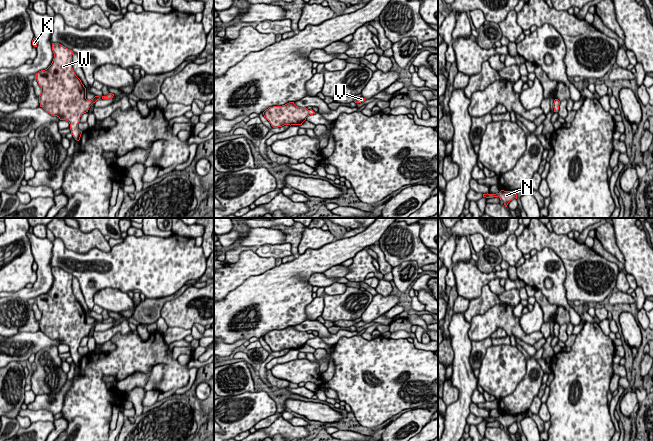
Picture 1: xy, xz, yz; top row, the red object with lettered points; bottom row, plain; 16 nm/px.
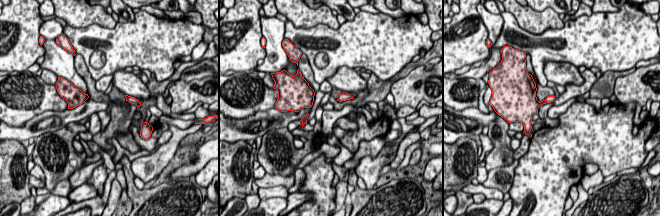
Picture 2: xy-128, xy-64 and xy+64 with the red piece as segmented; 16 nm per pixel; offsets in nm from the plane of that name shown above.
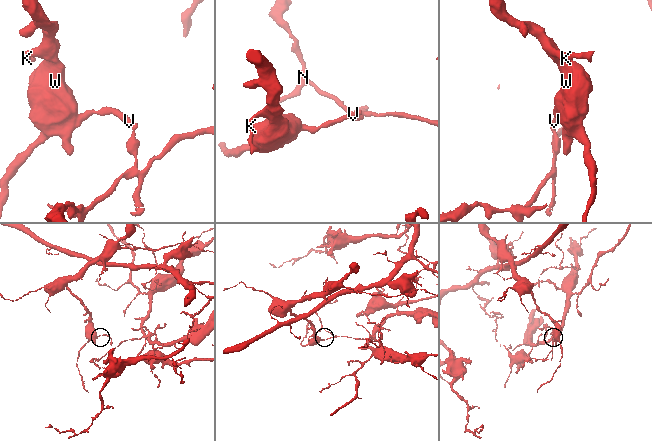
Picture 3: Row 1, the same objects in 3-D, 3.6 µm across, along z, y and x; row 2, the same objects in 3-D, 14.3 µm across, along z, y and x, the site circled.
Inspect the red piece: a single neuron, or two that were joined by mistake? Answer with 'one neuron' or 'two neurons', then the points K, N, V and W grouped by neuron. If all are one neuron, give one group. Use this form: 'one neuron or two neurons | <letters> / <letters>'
two neurons | K W / N V

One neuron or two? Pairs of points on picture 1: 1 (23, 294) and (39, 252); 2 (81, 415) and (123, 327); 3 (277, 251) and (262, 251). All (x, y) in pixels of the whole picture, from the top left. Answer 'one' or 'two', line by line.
1: one
2: two
3: one

